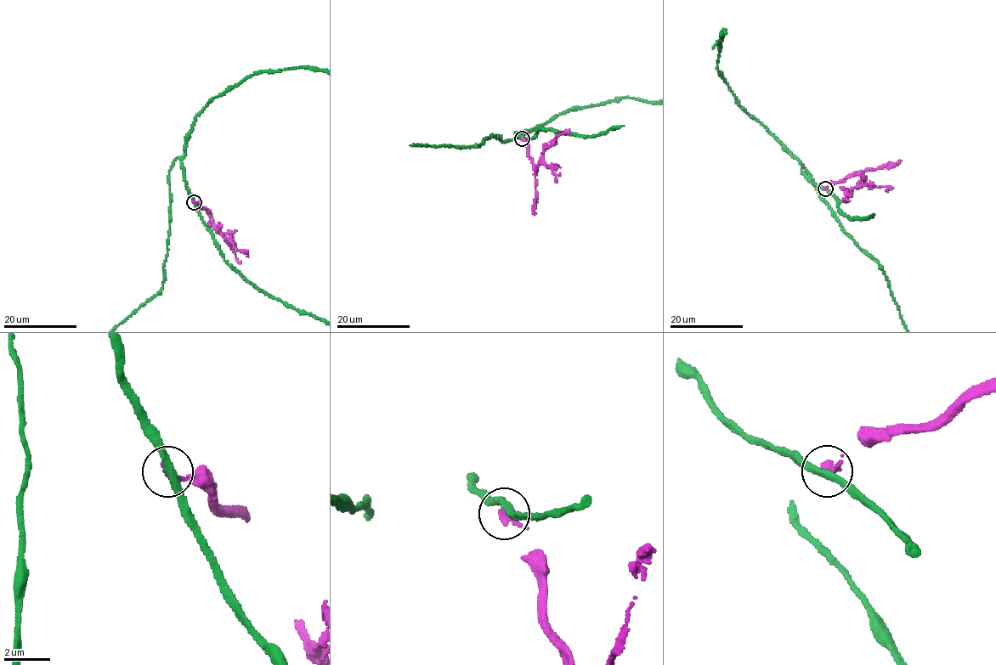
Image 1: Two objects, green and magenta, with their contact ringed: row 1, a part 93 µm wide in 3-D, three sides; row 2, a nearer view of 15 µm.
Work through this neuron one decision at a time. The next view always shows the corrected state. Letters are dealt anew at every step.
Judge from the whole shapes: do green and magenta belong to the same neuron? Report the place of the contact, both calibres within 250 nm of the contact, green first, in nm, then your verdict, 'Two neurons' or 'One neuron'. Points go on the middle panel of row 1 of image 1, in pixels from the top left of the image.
Place: (522, 138). Thickness 300 nm (green) against 360 nm. Two neurons

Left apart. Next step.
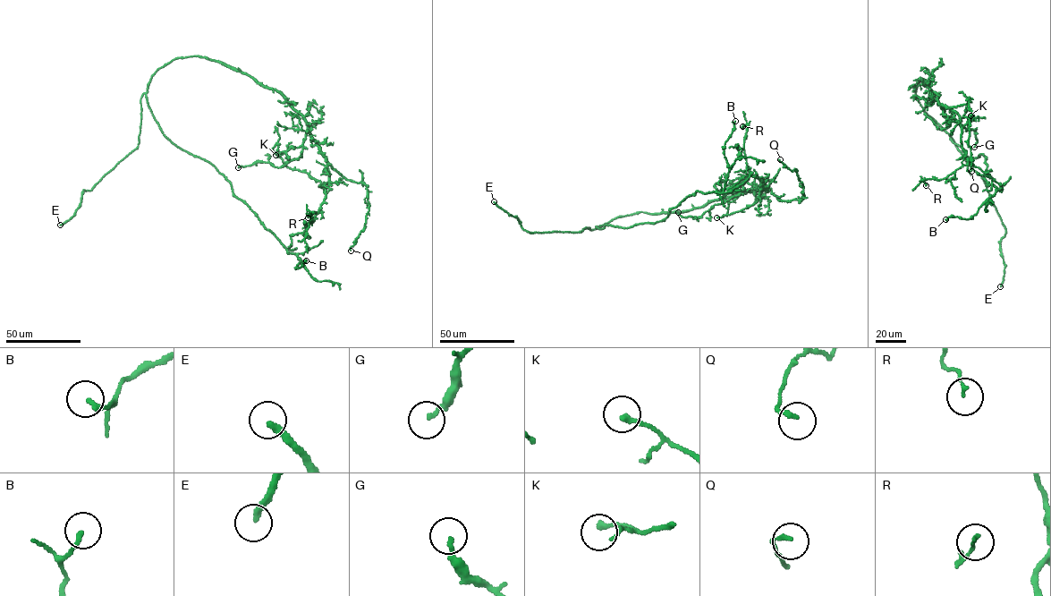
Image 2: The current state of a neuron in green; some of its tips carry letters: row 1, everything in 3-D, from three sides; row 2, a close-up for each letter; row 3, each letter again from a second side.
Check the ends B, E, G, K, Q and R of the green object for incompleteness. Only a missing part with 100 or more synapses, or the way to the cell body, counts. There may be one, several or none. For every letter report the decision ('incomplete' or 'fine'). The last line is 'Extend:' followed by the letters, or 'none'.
B: fine
E: incomplete
G: fine
K: fine
Q: fine
R: fine
Extend: E

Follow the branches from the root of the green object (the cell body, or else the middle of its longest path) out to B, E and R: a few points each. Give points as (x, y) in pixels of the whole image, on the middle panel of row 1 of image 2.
B: (618, 217), (596, 228), (655, 223), (697, 191), (722, 193), (729, 169), (724, 147), (735, 121)
E: (618, 217), (592, 230), (587, 227), (576, 233), (530, 233), (524, 230), (516, 217), (510, 215), (494, 201)
R: (618, 217), (685, 212), (755, 192), (760, 185), (767, 191), (758, 177), (747, 174), (742, 126)

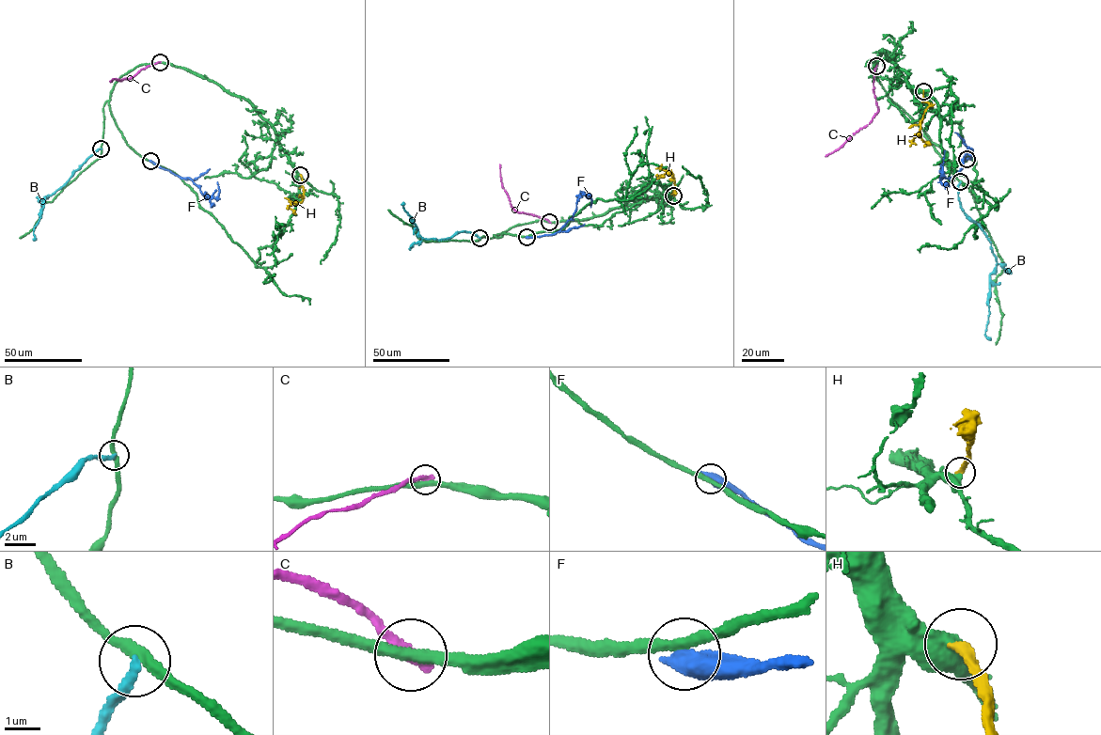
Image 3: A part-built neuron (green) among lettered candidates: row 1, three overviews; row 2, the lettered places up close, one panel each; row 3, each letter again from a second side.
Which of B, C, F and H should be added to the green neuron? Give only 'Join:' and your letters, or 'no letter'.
Join: H

